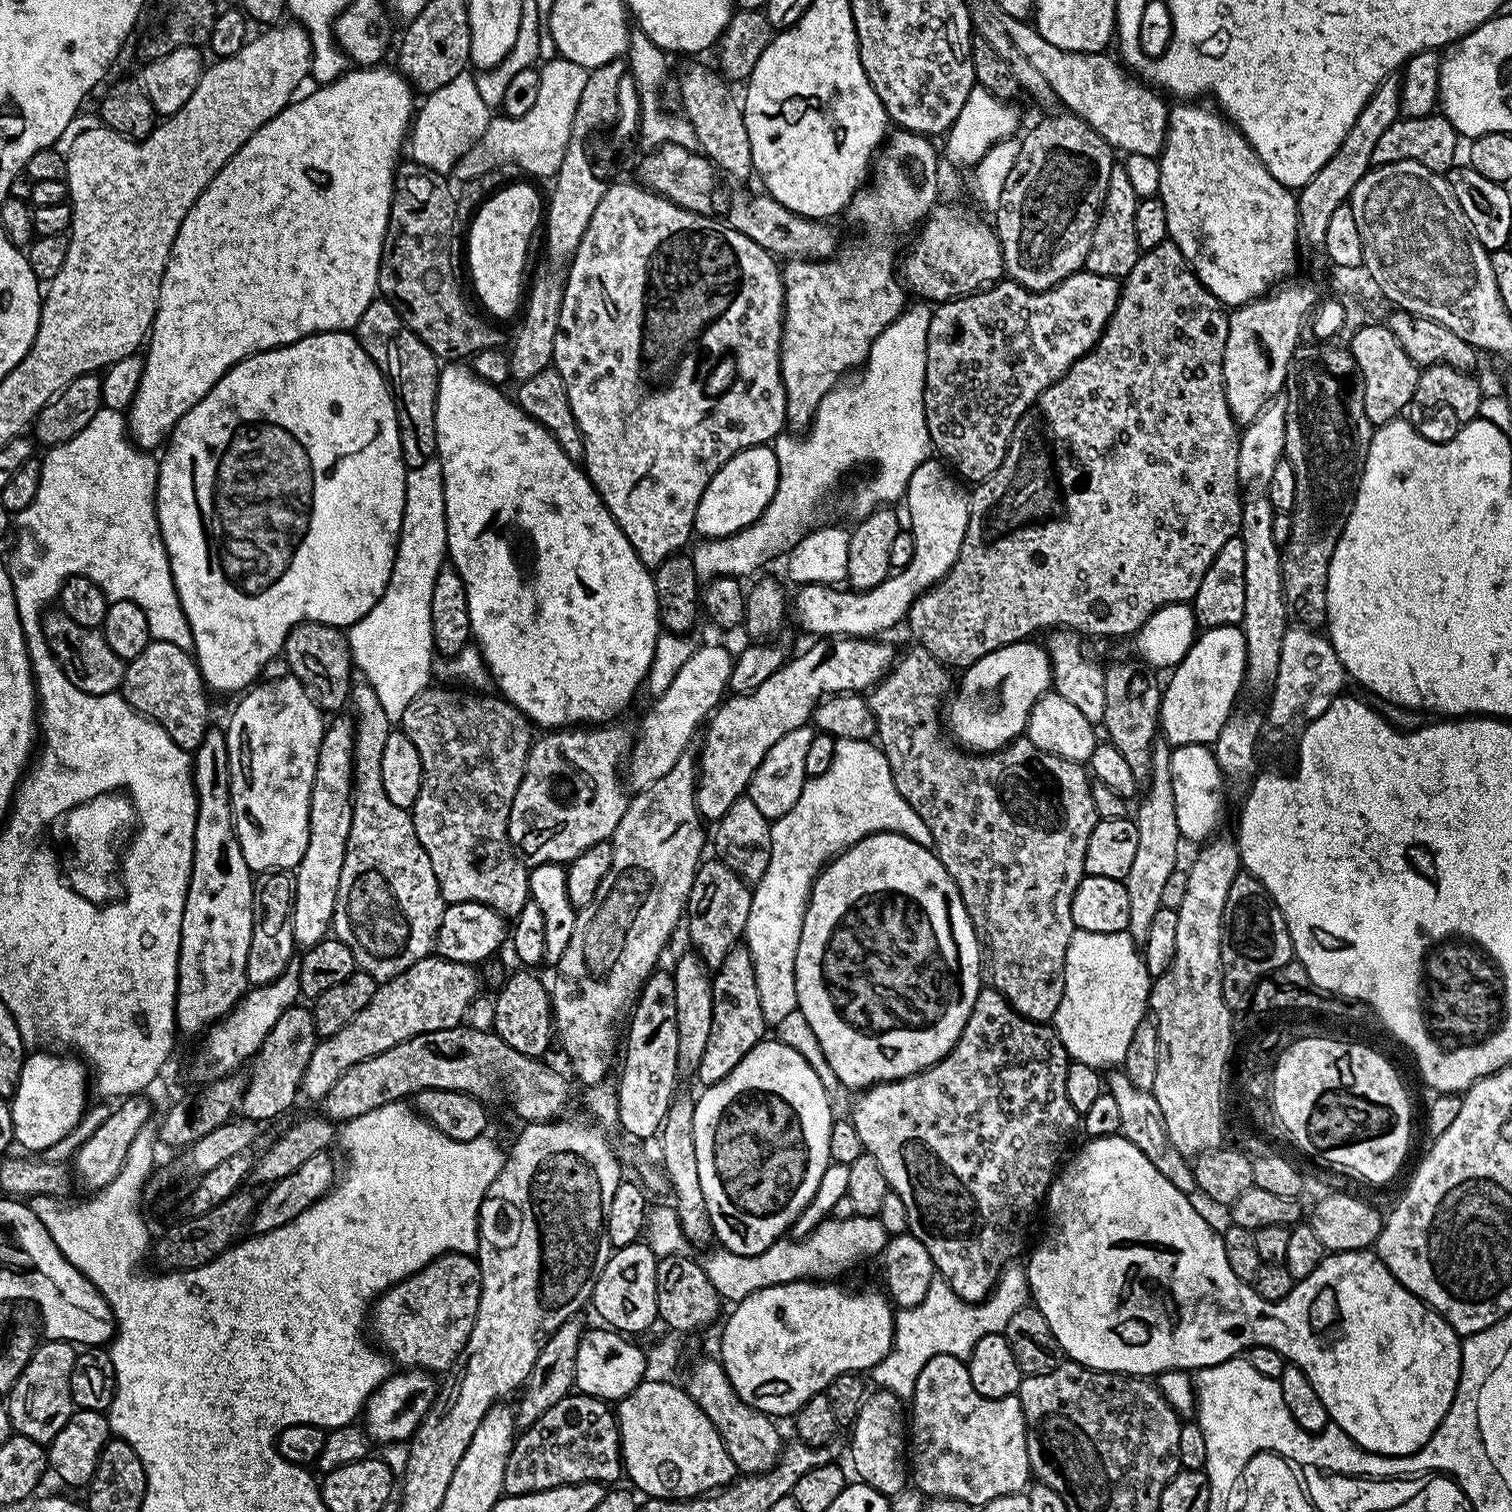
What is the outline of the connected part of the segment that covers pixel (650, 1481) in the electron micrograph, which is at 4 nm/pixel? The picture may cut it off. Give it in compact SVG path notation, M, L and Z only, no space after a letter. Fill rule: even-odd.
M643 1380L629 1396L615 1405L616 1425L620 1427L620 1454L622 1468L632 1479L631 1487L637 1493L657 1500L695 1500L705 1494L722 1490L737 1479L734 1458L726 1450L714 1422L688 1397L679 1383L650 1382Z

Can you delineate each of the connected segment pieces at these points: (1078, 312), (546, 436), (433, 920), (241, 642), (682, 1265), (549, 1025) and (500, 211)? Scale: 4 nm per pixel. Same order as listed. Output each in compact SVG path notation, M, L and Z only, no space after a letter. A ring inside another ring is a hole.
M1085 270L1074 273L1070 278L1066 278L1059 286L1052 288L1049 292L1031 292L1016 283L1015 280L1004 278L973 295L958 300L946 300L937 303L932 308L930 330L928 331L928 341L926 342L924 413L926 414L928 437L932 440L932 448L941 452L939 455L951 465L957 477L963 478L965 481L979 482L986 479L990 474L994 474L994 470L998 470L998 466L1002 466L1002 458L1008 453L1008 443L1014 434L1014 426L1021 424L1024 413L1036 403L1038 397L1055 380L1066 375L1070 370L1070 366L1074 366L1074 362L1078 362L1078 358L1085 356L1100 340L1100 335L1104 333L1104 327L1110 322L1110 318L1118 306L1120 286L1121 281L1117 277L1099 276Z
M452 362L440 373L436 395L436 456L442 466L446 518L448 519L447 559L458 570L468 595L468 613L472 627L472 640L480 649L489 677L497 684L499 695L509 700L540 730L563 730L569 726L603 726L620 718L636 691L648 679L654 658L654 646L660 637L660 615L652 572L638 558L634 546L622 534L618 522L606 510L581 465L567 456L558 442L538 422L534 422L516 405L511 395L503 396L501 389L488 384L472 372L471 367Z
M366 682L353 683L350 708L353 708L351 711L356 722L352 759L352 821L346 842L346 858L342 862L342 874L338 878L331 931L335 939L350 946L359 971L370 974L377 982L383 982L393 980L398 974L414 966L414 962L424 959L433 951L446 901L440 893L434 866L430 866L430 858L422 842L418 842L409 809L394 806L382 786L382 753L386 747L386 738L394 731L394 722L386 718L386 710L382 710L378 694L374 694L374 690Z
M351 331L315 332L282 348L259 352L238 362L177 422L163 452L164 460L162 456L156 473L156 517L176 593L190 622L190 648L200 668L200 677L213 693L240 694L251 689L261 679L260 671L283 653L285 638L299 624L329 624L344 630L374 610L394 570L408 473L400 448L392 390L380 367L362 350Z
M677 1254L674 1256L661 1256L656 1262L656 1310L655 1315L661 1316L673 1333L684 1334L684 1332L696 1332L704 1328L720 1312L722 1297L714 1290L714 1286L708 1281L704 1273L703 1263L699 1259L691 1260L688 1254Z
M530 970L514 973L501 988L494 1006L492 1030L511 1049L527 1057L541 1059L546 1056L550 1042L554 1040L554 1017L552 1015L551 993L547 985Z
M512 184L509 188L504 188L501 192L496 192L480 209L476 212L476 217L472 220L472 229L468 232L468 268L472 271L472 284L476 287L476 296L484 303L484 308L492 316L512 316L517 315L518 309L522 304L522 288L520 292L520 283L524 280L524 263L528 260L528 243L532 240L532 235L536 232L536 227L542 224L542 196L535 192L528 184Z

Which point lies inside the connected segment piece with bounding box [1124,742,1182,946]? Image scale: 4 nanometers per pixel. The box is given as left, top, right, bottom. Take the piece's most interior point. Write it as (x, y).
(1159, 839)

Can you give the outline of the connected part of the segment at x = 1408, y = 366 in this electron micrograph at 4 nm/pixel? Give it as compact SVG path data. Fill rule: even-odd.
M1365 322L1354 334L1350 342L1350 351L1356 369L1360 371L1360 378L1364 385L1364 405L1366 406L1366 418L1370 418L1373 426L1389 424L1397 419L1404 407L1412 404L1412 395L1416 389L1416 383L1420 377L1421 369L1398 346L1398 338L1388 329L1387 323L1372 324Z

